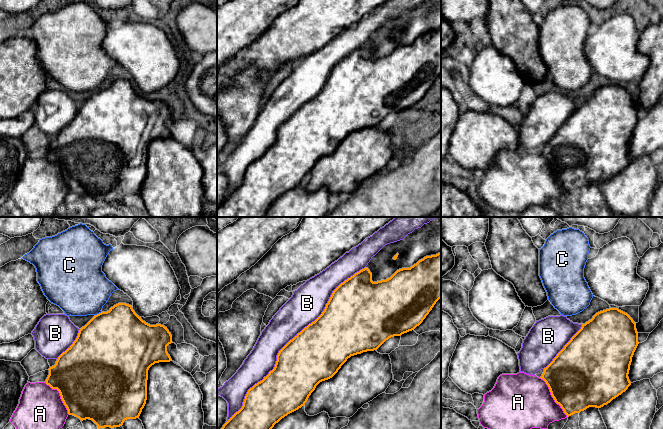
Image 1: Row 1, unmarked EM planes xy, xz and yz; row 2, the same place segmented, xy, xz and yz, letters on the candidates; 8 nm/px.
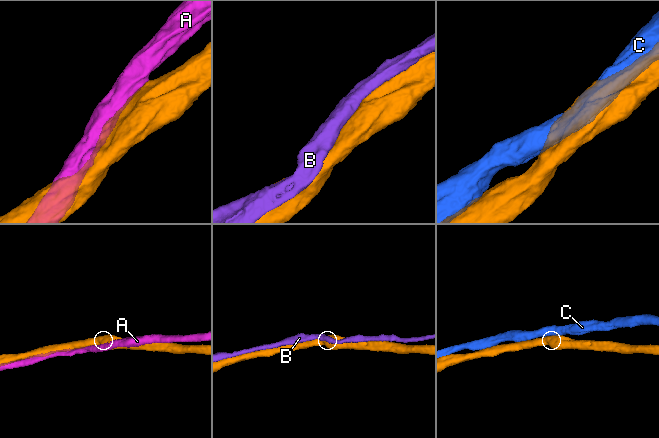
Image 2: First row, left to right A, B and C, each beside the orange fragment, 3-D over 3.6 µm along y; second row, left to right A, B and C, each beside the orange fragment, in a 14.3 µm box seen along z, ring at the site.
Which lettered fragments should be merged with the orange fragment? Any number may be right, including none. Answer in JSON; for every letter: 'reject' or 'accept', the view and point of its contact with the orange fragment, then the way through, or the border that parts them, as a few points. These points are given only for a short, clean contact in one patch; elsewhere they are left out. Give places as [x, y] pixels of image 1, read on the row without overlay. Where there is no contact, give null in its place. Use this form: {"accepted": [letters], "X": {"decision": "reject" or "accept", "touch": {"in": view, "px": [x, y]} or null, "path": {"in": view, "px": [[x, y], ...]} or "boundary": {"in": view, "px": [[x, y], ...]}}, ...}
{"accepted": ["B"], "A": {"decision": "reject", "touch": {"in": "yz", "px": [552, 172]}}, "B": {"decision": "accept", "touch": {"in": "xz", "px": [289, 117]}}, "C": {"decision": "reject", "touch": {"in": "xy", "px": [99, 89]}}}

